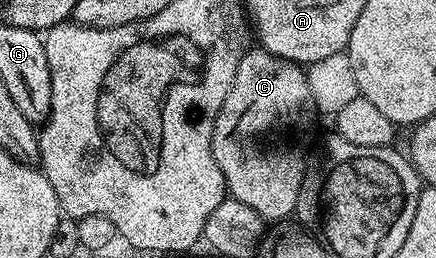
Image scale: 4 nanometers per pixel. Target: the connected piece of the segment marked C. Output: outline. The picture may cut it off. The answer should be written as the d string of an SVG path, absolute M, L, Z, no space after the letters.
M262 47L248 48L246 55L241 59L241 64L237 67L237 76L233 78L233 87L229 87L229 95L225 95L225 103L221 103L221 111L215 120L213 127L213 139L211 140L211 150L213 159L217 167L221 169L221 175L227 184L227 191L230 197L237 199L245 205L251 207L264 222L279 223L284 219L290 218L295 213L297 199L299 198L299 188L303 182L303 170L305 168L305 153L303 157L303 140L307 137L307 132L311 129L311 120L316 120L317 114L311 103L311 92L307 82L307 74L304 66L295 64L289 59L281 59L273 55L268 49Z

